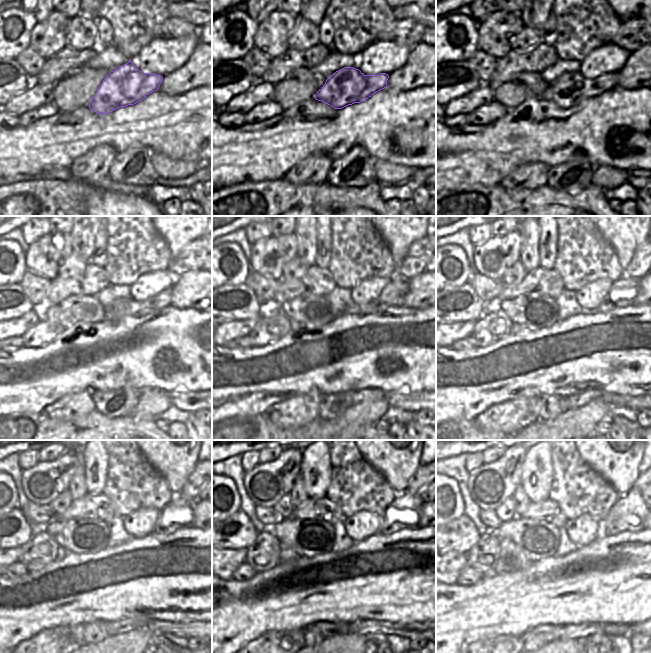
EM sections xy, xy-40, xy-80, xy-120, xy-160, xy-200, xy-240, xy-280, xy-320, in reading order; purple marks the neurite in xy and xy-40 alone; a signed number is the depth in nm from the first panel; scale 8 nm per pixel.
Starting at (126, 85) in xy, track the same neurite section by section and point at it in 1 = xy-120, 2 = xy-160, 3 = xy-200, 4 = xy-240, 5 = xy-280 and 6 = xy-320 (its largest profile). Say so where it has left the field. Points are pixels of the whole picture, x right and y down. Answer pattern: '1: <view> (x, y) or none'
1: xy-120 (119, 308)
2: xy-160 (392, 294)
3: xy-200 (609, 302)
4: xy-240 (161, 527)
5: xy-280 (389, 526)
6: xy-320 (631, 503)

